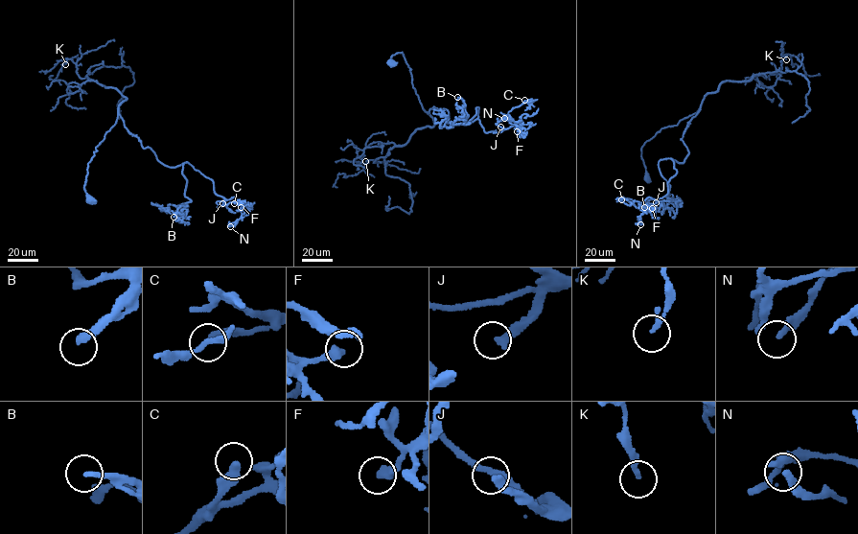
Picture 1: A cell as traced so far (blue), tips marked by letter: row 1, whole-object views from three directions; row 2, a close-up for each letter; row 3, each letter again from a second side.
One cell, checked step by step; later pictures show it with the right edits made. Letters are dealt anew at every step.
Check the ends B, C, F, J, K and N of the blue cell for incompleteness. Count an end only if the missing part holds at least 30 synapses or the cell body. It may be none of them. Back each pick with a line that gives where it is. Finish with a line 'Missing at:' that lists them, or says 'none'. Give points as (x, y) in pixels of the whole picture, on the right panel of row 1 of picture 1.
B: (644, 207)
J: (656, 202)
Missing at: B, J

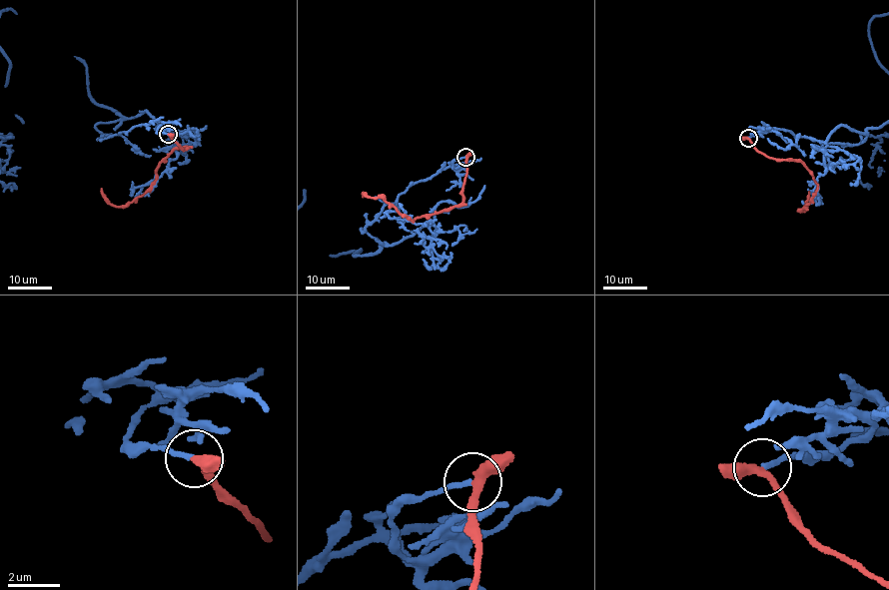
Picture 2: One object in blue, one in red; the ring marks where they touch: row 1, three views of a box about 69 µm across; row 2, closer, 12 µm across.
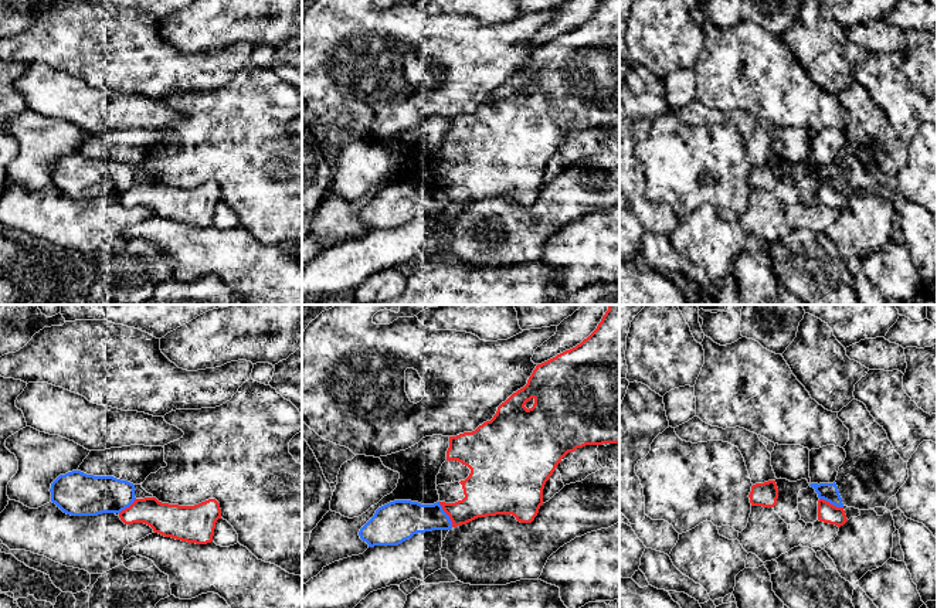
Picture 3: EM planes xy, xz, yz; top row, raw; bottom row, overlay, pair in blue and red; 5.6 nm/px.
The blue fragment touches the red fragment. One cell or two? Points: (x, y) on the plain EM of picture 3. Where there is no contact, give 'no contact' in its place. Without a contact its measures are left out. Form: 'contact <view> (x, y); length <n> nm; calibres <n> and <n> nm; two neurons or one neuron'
contact xz (447, 197); length 170 nm; calibres 220 and 240 nm; two neurons

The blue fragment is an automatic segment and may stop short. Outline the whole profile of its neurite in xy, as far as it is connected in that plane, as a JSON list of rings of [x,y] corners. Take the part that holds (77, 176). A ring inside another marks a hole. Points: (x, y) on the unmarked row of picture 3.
[[[81,153],[60,157],[51,166],[51,184],[71,198],[120,196],[135,184],[135,167],[113,159]]]

